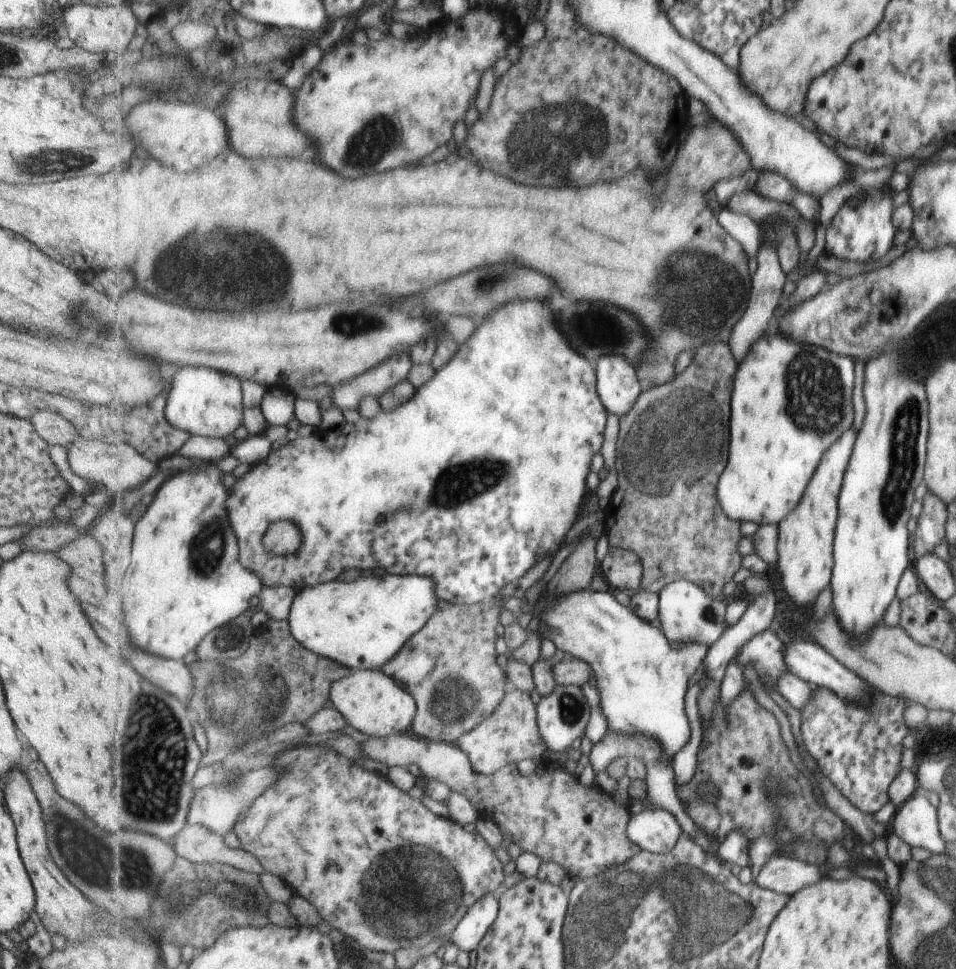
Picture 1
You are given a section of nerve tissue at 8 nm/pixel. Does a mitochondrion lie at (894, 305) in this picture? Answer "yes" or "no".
no

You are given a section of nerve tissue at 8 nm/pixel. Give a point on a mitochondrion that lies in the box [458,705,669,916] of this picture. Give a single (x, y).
(595, 872)

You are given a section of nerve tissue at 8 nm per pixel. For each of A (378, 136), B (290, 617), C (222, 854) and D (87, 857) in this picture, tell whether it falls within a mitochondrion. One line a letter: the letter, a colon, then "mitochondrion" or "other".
A: mitochondrion
B: other
C: other
D: mitochondrion

